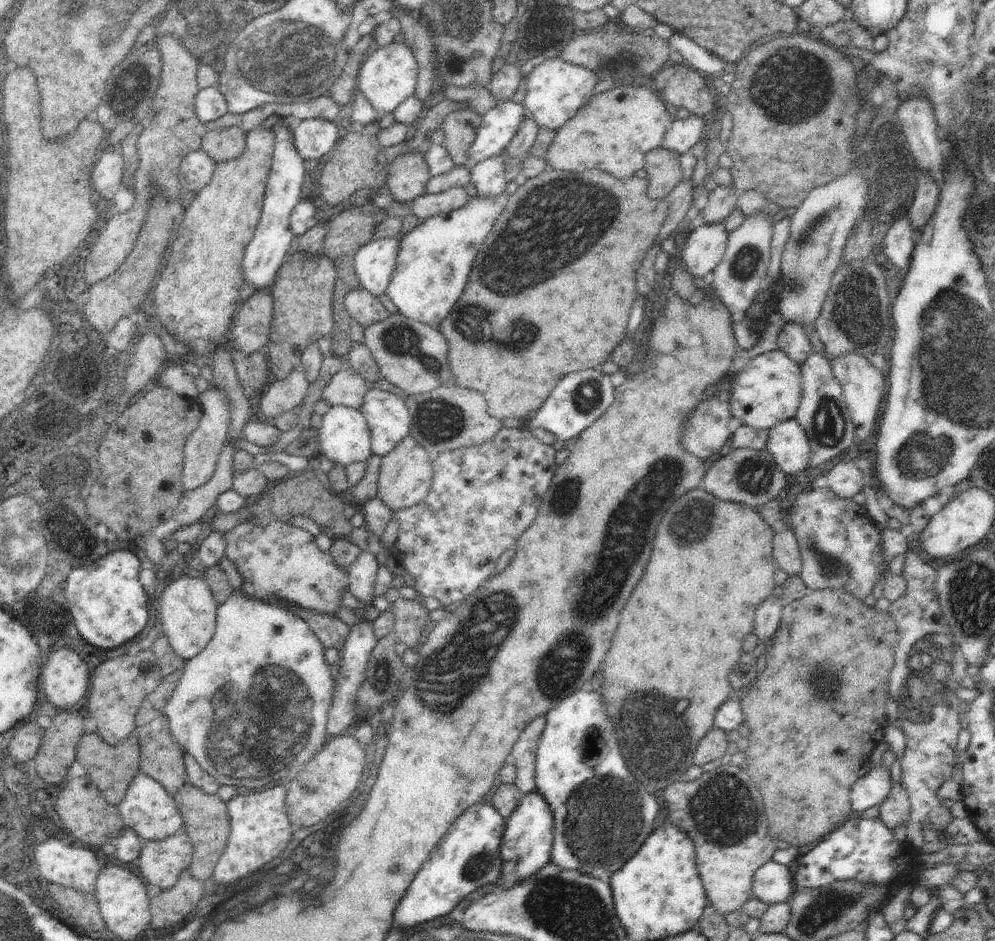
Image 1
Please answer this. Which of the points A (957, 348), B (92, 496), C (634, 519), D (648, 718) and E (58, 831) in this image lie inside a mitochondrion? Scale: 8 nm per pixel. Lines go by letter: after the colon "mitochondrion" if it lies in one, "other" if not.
A: mitochondrion
B: mitochondrion
C: mitochondrion
D: mitochondrion
E: other

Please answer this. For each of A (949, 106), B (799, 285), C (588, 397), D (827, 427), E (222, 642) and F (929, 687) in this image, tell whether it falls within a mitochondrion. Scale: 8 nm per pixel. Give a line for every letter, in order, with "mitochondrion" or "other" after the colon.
A: mitochondrion
B: mitochondrion
C: mitochondrion
D: mitochondrion
E: other
F: mitochondrion

